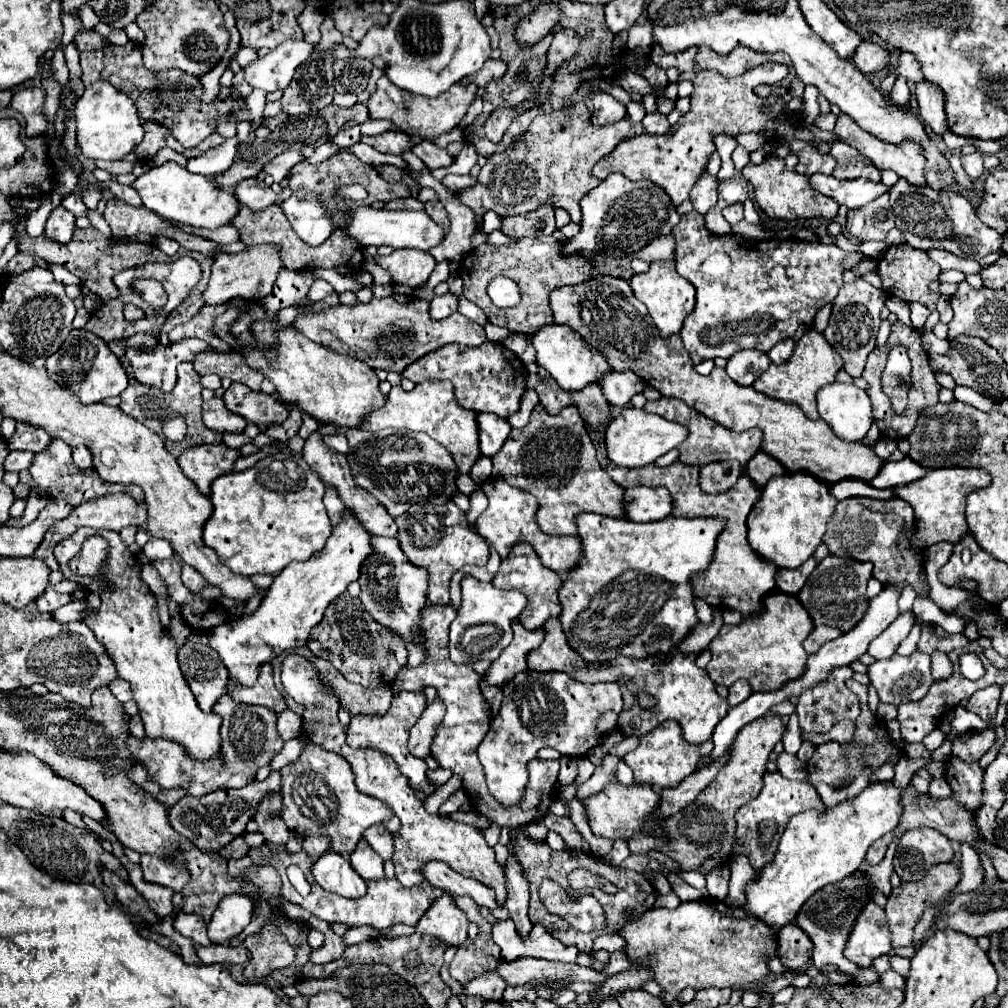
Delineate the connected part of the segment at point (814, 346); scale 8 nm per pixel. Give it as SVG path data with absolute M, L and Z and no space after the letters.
M811 330L811 332L805 332L805 336L797 342L795 346L795 352L793 356L783 362L783 364L771 364L763 376L759 376L753 384L753 388L769 398L775 398L775 400L783 400L783 402L791 402L791 404L797 404L801 406L801 410L811 418L819 418L817 414L817 402L815 402L815 394L821 386L829 384L835 380L835 374L839 372L839 368L843 366L843 360L839 358L839 354L827 344L827 340Z

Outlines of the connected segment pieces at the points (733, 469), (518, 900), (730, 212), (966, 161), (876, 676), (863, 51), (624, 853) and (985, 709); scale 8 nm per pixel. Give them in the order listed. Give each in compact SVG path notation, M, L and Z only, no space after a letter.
M715 462L715 464L707 464L701 468L699 486L707 494L723 494L737 482L739 476L741 476L741 470L737 462L733 462L733 466Z
M509 856L507 868L505 868L505 878L507 878L507 902L505 908L511 914L511 920L515 922L517 934L521 938L527 938L533 924L527 916L527 906L529 906L529 884L523 880L521 866L515 862L513 856Z
M731 204L731 206L723 208L723 216L731 226L741 222L743 220L743 204Z
M979 152L969 154L969 156L963 156L961 154L961 162L963 162L963 168L969 174L969 178L975 180L975 178L981 178L983 176L985 168L983 168L983 156Z
M919 650L909 656L895 654L887 660L873 662L867 676L883 702L891 702L895 706L915 702L921 700L933 684L931 656Z
M861 42L859 48L855 50L855 56L851 58L855 62L855 66L865 72L865 74L875 74L881 72L889 60L891 60L891 52L887 48L883 48L881 44L875 42Z
M615 840L613 848L603 856L603 860L605 860L607 864L619 866L629 854L631 854L631 852L629 852L629 848L627 848L627 842L625 842L625 840Z
M987 686L985 690L975 692L969 702L967 702L967 710L977 714L983 722L991 722L995 720L995 712L999 706L999 696L1001 696L1001 688L999 686Z

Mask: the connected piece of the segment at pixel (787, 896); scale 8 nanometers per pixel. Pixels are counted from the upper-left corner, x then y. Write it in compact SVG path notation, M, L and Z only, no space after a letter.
M877 782L869 784L853 800L847 800L835 808L795 814L781 834L773 860L757 870L755 880L745 886L743 910L771 928L791 924L801 906L817 890L821 890L825 884L833 884L849 874L855 874L867 854L867 848L897 828L903 812L899 798L901 790L891 782Z

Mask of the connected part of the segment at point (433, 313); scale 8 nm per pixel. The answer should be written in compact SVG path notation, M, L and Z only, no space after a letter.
M445 294L445 296L435 296L429 306L429 316L433 320L443 320L457 312L457 296L455 294Z

